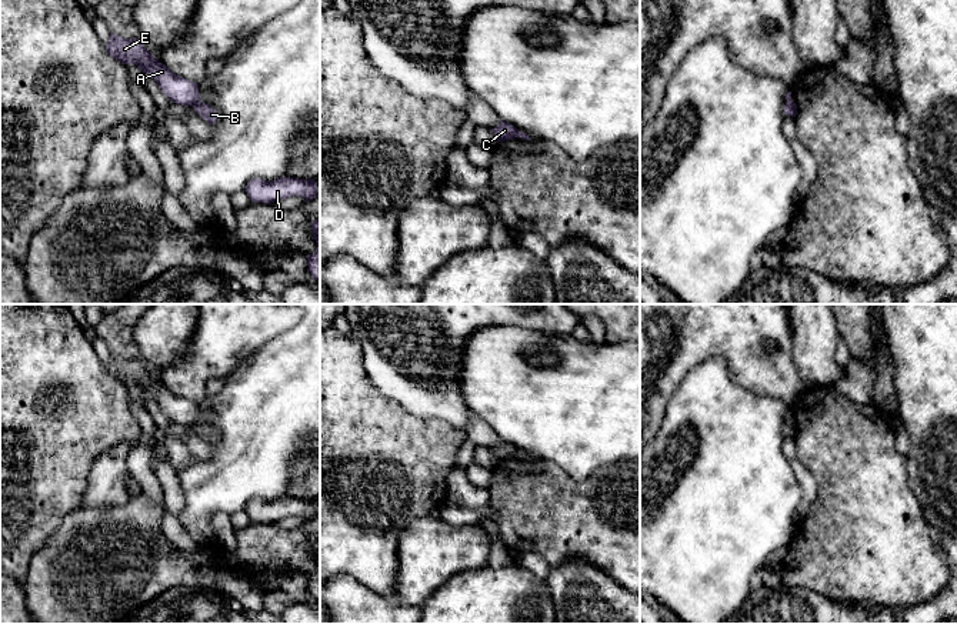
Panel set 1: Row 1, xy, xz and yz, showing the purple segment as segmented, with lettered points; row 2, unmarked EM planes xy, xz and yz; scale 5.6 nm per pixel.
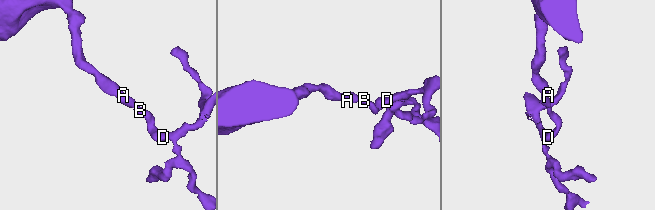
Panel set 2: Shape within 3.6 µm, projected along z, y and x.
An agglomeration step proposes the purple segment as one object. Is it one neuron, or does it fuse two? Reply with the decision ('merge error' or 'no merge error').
merge error

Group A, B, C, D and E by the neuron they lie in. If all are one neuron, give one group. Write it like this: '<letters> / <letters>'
A C E / B D

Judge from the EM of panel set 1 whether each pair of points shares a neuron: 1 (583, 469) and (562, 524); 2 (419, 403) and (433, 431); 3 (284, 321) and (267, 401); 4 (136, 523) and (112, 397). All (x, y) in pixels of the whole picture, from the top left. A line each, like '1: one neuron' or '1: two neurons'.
1: two neurons
2: two neurons
3: two neurons
4: two neurons

